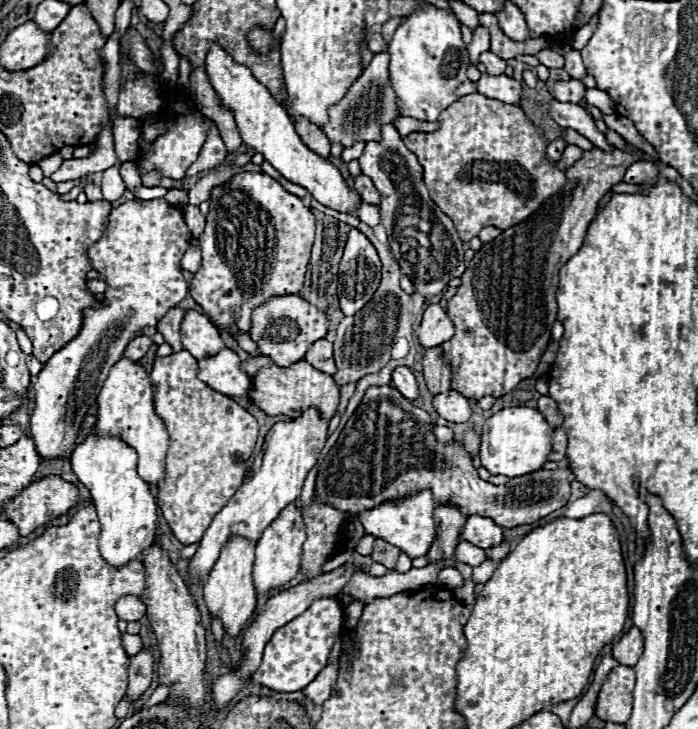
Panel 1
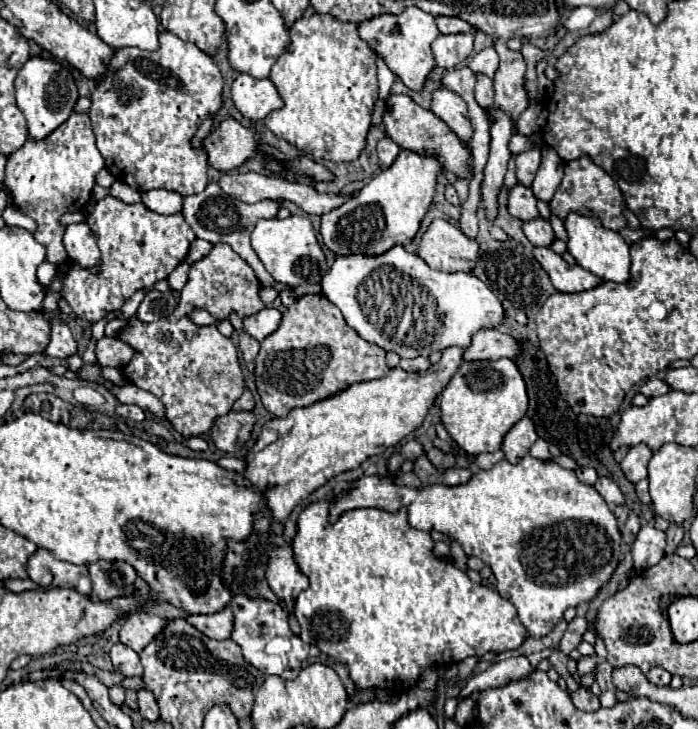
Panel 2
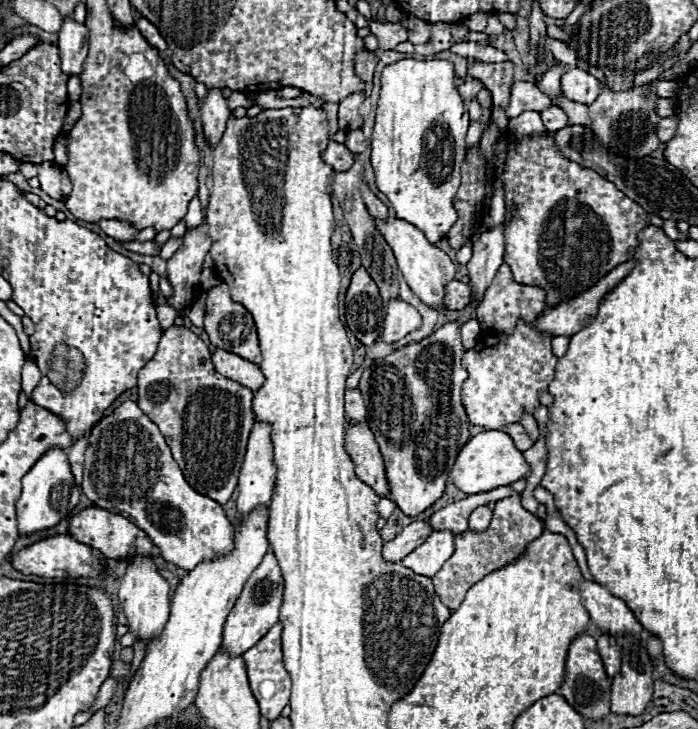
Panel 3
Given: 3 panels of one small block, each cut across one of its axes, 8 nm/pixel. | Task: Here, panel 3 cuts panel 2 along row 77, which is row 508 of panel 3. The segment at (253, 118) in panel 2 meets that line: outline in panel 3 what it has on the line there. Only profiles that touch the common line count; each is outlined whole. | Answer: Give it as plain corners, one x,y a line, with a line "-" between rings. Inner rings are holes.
256,420
248,438
244,464
240,470
238,516
244,516
256,506
270,504
276,474
276,468
272,464
270,434
272,434
270,424

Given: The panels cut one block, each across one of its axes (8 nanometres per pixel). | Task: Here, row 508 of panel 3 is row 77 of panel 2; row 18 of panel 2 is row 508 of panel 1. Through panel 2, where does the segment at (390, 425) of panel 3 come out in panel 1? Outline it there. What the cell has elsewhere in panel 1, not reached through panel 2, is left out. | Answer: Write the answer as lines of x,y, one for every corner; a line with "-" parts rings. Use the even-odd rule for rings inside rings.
430,488
418,490
416,494
400,500
400,502
382,502
370,510
364,510
358,514
366,534
374,534
376,538
384,538
390,544
398,546
402,552
406,552
410,558
418,558
422,554
428,552
430,544
434,542
436,536
436,526
432,520
432,512
434,512
436,504
434,504
434,496

